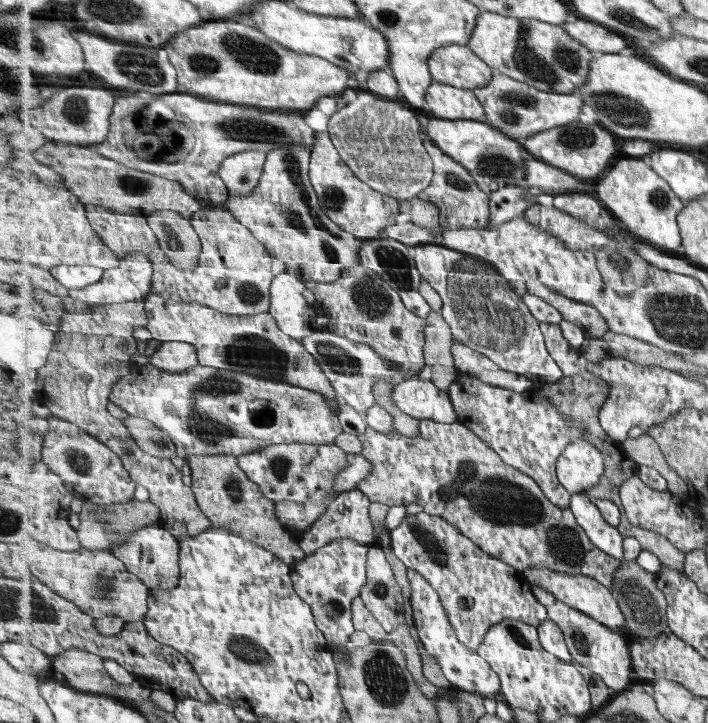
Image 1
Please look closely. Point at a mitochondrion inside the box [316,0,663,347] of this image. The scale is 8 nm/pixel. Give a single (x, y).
(549, 67)

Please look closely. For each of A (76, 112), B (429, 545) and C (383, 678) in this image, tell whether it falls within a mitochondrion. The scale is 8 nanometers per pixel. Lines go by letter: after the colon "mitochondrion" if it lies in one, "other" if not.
A: mitochondrion
B: mitochondrion
C: mitochondrion

